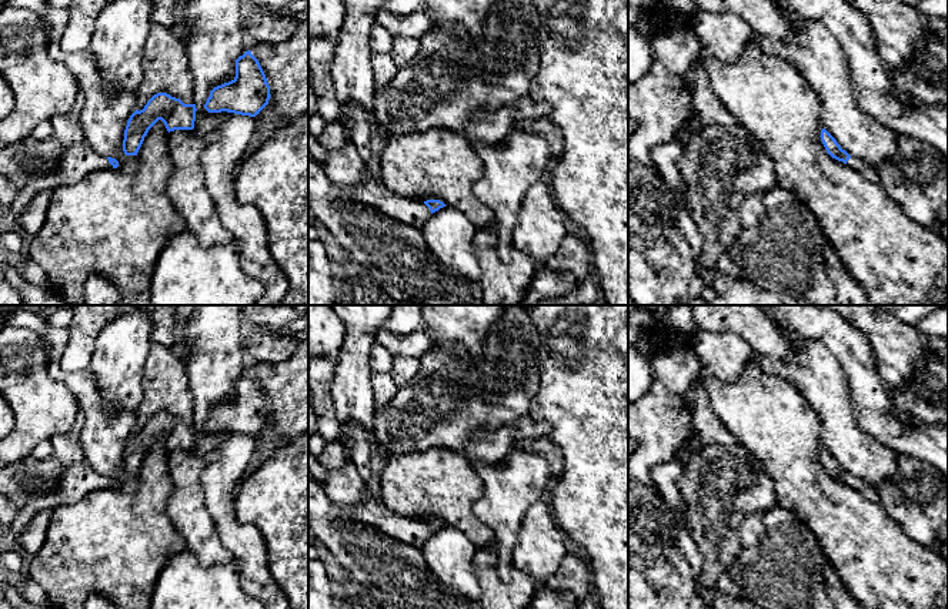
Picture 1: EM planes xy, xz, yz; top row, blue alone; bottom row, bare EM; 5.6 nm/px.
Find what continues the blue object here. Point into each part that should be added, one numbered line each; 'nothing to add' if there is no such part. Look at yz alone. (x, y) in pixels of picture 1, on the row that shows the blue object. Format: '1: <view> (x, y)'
1: yz (857, 164)

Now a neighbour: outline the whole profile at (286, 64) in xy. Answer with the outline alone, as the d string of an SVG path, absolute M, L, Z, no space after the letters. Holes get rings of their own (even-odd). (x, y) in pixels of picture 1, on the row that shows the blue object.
M308 21L300 23L290 39L280 43L253 43L250 51L270 86L273 120L283 126L307 113Z

